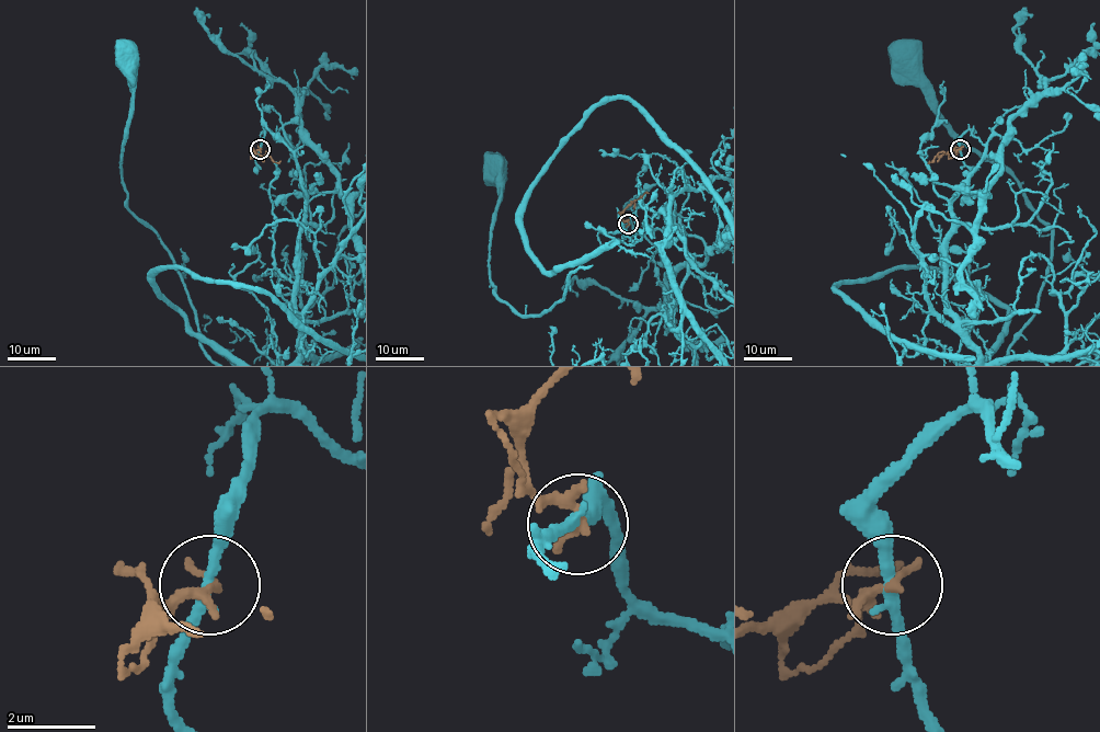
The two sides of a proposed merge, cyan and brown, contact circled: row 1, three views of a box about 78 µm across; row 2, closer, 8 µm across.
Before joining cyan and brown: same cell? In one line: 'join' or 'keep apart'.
keep apart

